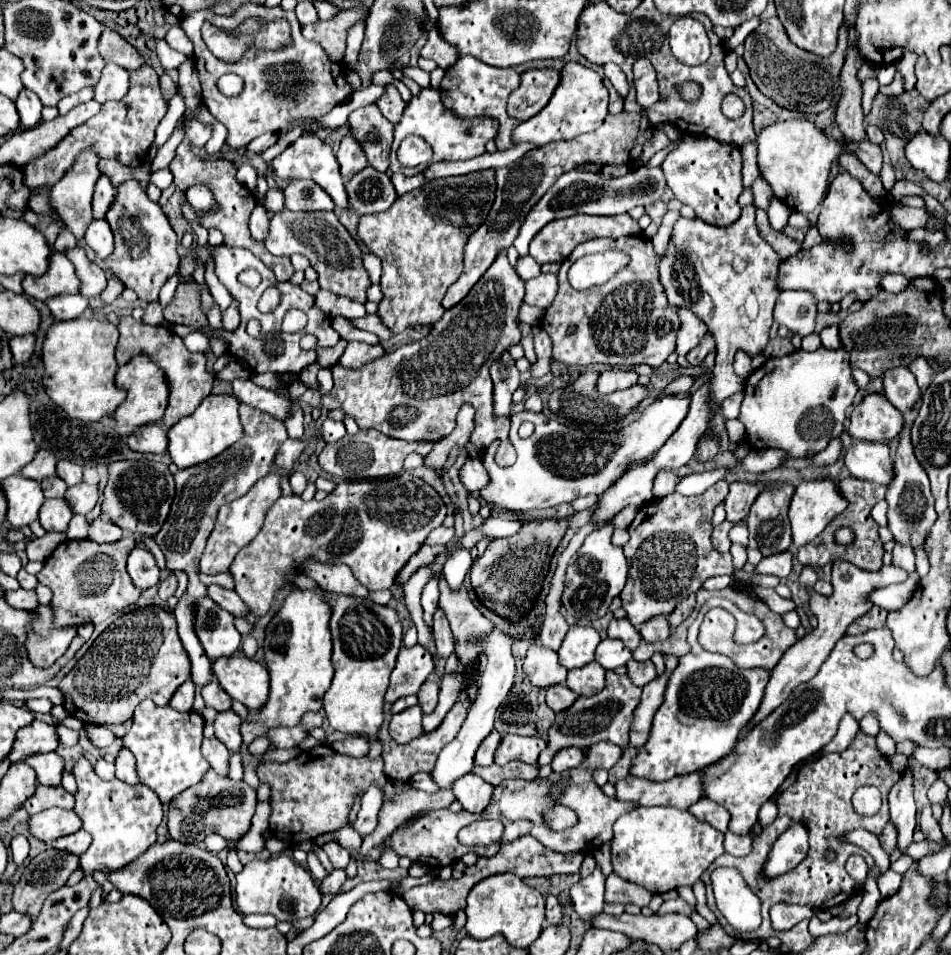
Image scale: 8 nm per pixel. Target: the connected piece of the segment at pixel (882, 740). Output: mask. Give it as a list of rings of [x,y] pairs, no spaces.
[[[878,733],[876,735],[876,745],[878,745],[878,749],[882,751],[882,755],[884,757],[892,757],[894,755],[894,749],[896,749],[896,743],[892,743],[892,739],[888,739],[888,735],[882,735],[882,733]]]

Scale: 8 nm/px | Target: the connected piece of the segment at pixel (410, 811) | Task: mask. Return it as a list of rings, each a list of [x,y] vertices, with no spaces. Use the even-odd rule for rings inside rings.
[[[410,787],[408,791],[402,791],[394,801],[390,799],[386,803],[382,803],[382,809],[378,813],[377,827],[371,834],[363,838],[359,849],[360,854],[362,857],[366,857],[400,823],[404,823],[412,815],[448,808],[454,800],[455,796],[451,790],[439,790],[435,794],[429,794]]]

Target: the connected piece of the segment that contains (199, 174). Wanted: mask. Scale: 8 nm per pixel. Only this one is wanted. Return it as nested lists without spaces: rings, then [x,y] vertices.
[[[184,139],[180,143],[180,147],[176,149],[176,157],[174,161],[170,163],[170,171],[174,175],[174,185],[180,189],[180,191],[186,191],[190,189],[192,185],[206,185],[216,201],[220,203],[220,211],[218,213],[198,213],[200,215],[200,223],[204,223],[208,229],[214,227],[214,229],[220,229],[224,233],[224,243],[226,245],[232,245],[232,247],[244,247],[248,251],[252,251],[258,259],[262,259],[274,273],[276,273],[276,279],[278,282],[289,281],[294,269],[292,269],[292,263],[288,257],[274,257],[270,255],[264,245],[260,241],[254,241],[250,237],[250,231],[248,231],[248,219],[250,219],[250,213],[252,209],[256,207],[256,199],[252,199],[252,193],[236,181],[236,165],[232,161],[226,161],[226,159],[200,159],[192,153],[190,145],[188,145],[188,139]]]

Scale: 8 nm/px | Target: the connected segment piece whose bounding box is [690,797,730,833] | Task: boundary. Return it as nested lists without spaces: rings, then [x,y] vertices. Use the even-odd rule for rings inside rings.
[[[700,799],[698,803],[694,803],[692,807],[690,807],[690,811],[700,819],[700,821],[706,821],[706,823],[710,823],[712,827],[716,827],[718,831],[722,831],[722,833],[726,833],[726,821],[730,819],[730,813],[722,807],[722,805],[718,805],[718,803],[714,803],[714,801],[710,801],[710,799]]]

